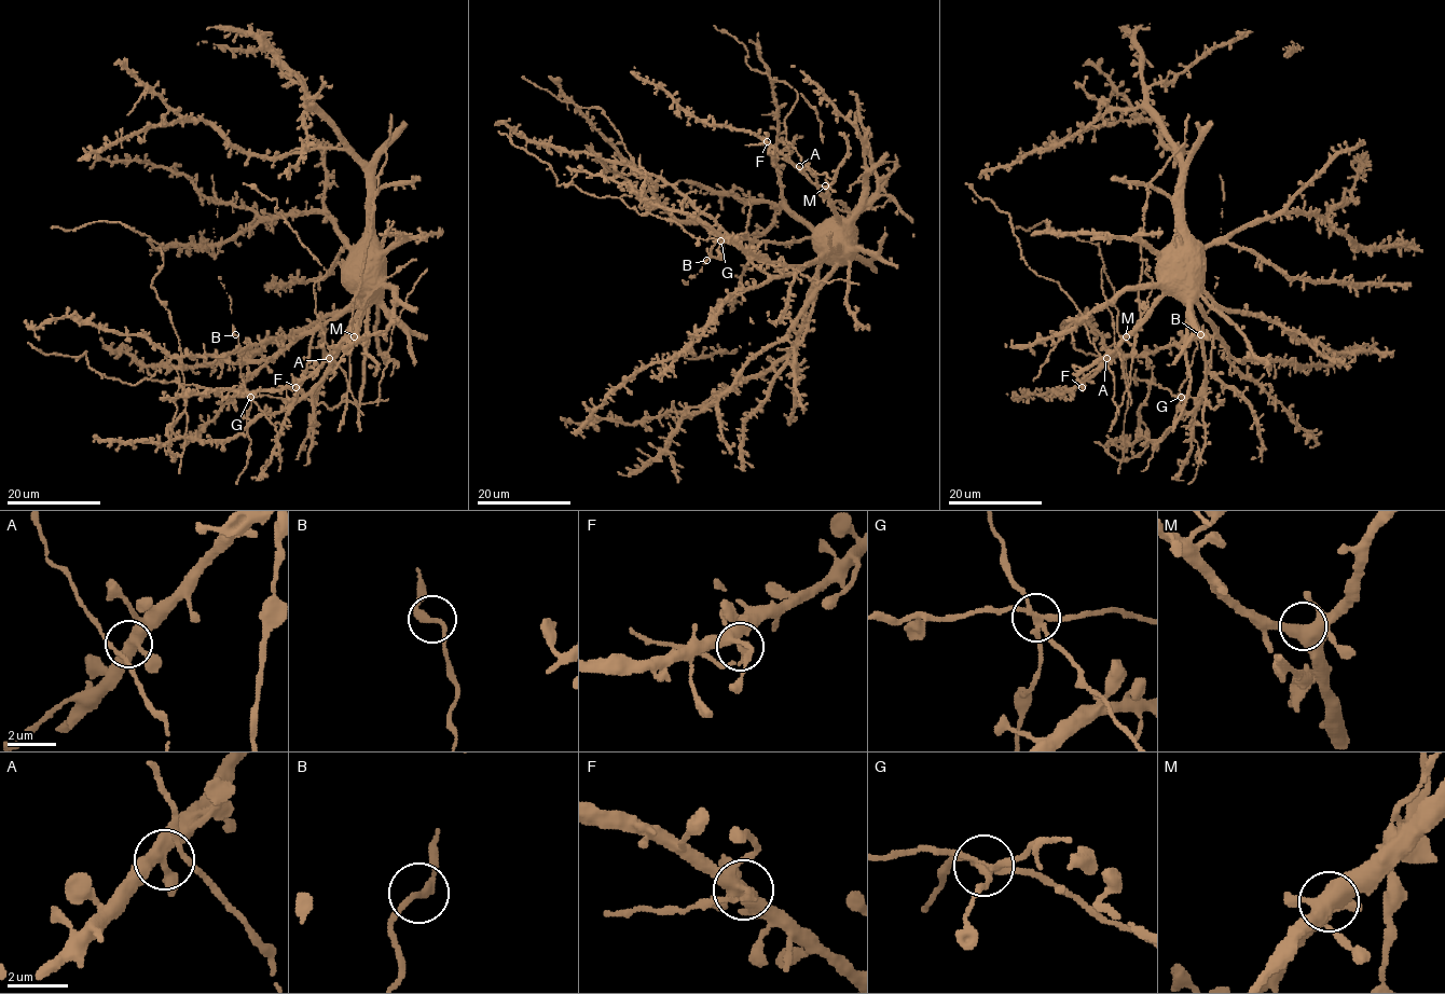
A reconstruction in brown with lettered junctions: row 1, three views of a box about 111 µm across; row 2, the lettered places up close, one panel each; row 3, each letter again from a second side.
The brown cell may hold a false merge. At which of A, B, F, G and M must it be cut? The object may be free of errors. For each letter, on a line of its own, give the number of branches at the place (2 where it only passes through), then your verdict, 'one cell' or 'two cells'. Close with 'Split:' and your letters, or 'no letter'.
A: 5 | one cell
B: 2 | one cell
F: 6 | one cell
G: 5 | two cells
M: 4 | one cell
Split: G

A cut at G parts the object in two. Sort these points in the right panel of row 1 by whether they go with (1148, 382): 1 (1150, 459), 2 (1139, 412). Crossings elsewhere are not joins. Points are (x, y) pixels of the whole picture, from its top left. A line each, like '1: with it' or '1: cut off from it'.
1: with it
2: with it

